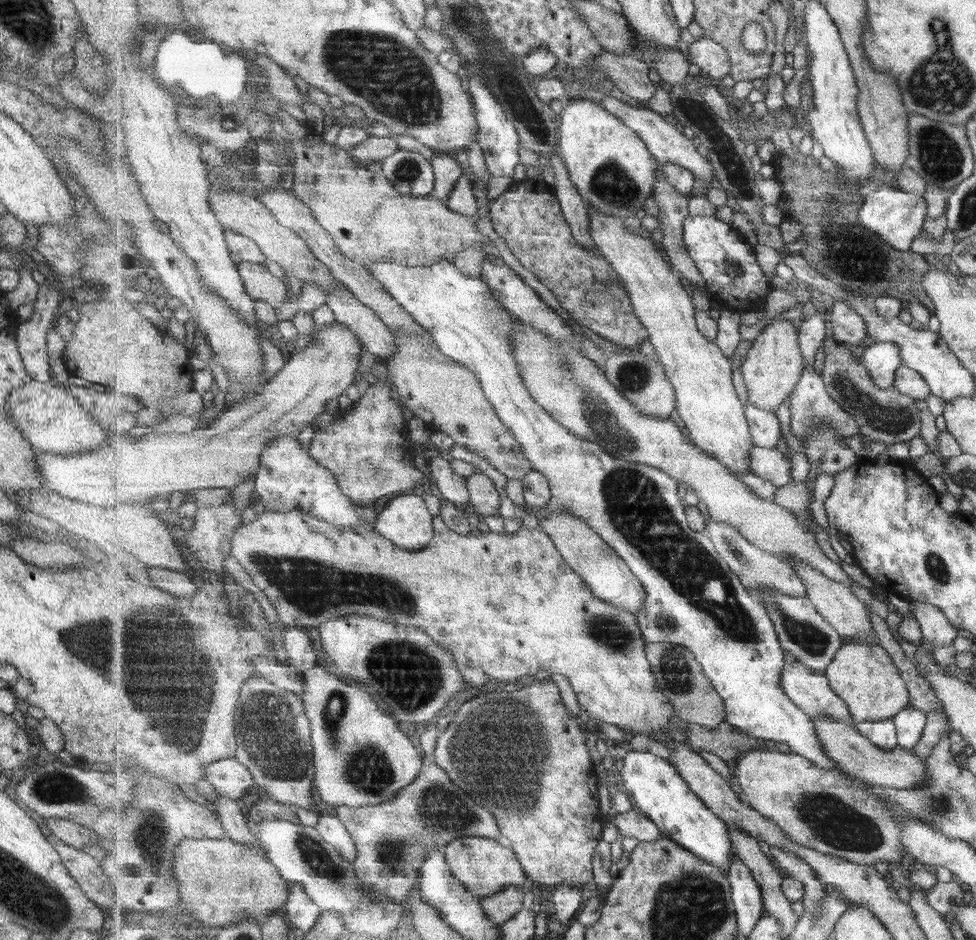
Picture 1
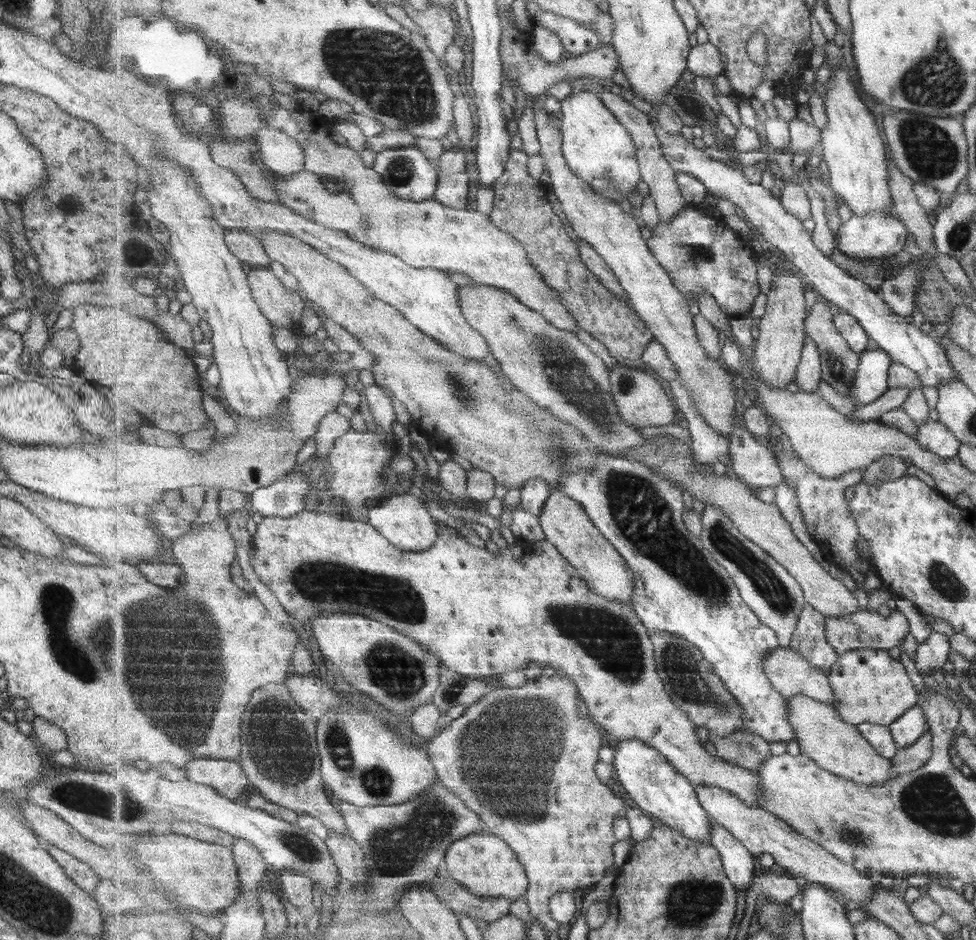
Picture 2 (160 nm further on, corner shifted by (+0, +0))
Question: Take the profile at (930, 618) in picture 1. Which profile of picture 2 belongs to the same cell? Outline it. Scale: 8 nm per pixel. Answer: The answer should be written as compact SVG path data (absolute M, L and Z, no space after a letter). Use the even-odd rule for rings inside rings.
M931 631L922 643L917 644L912 659L918 673L929 675L932 668L941 667L948 658L950 649L945 635Z

